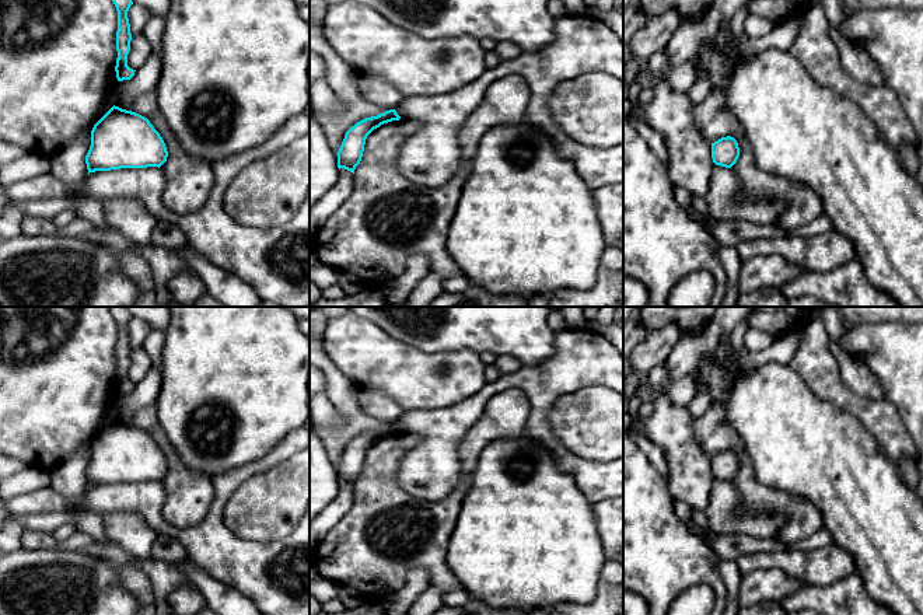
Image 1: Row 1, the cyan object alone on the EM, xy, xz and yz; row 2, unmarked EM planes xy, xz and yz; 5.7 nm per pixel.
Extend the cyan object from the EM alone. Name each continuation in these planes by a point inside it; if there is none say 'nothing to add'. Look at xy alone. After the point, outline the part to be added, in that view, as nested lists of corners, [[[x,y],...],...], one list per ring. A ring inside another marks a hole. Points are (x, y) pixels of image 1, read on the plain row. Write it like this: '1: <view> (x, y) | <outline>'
nothing to add

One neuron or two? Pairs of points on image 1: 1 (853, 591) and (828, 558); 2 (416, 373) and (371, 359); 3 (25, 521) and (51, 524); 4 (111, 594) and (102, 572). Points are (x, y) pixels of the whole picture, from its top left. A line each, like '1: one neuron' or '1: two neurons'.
1: two neurons
2: one neuron
3: one neuron
4: one neuron

